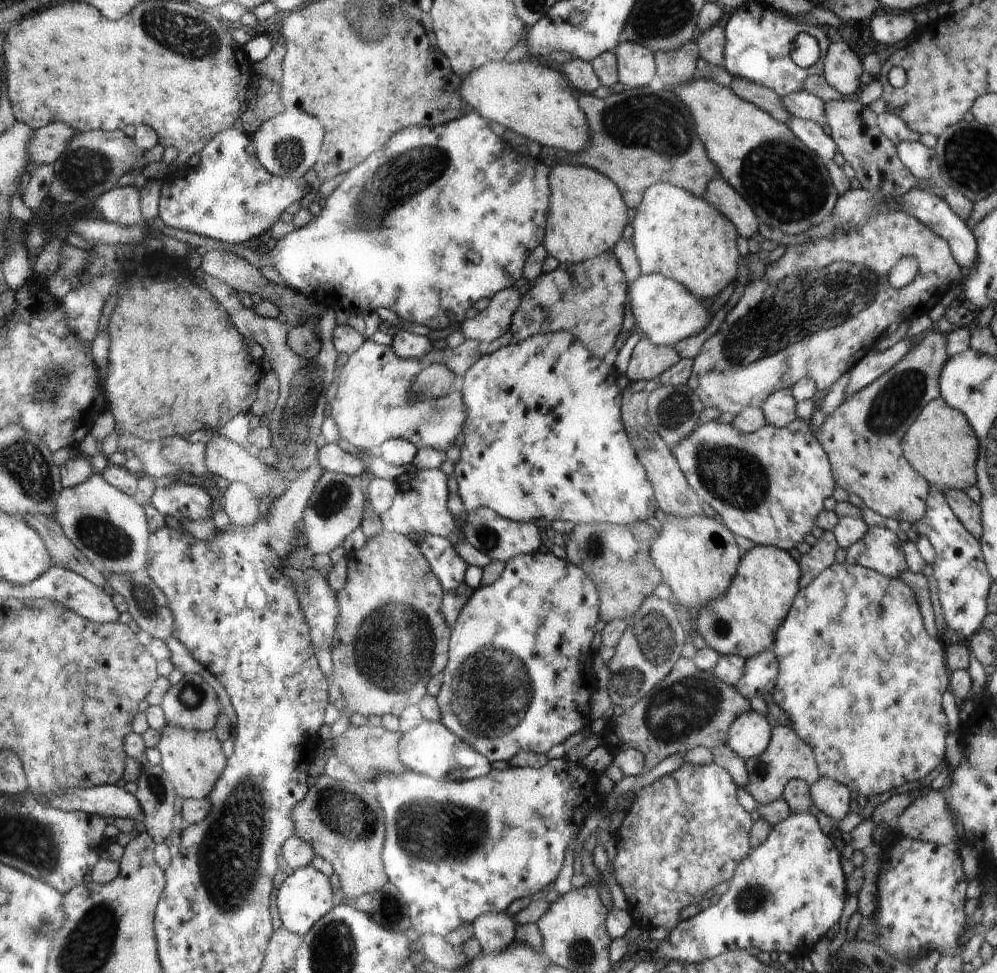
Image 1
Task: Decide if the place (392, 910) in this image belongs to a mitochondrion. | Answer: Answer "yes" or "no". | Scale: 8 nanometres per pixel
yes

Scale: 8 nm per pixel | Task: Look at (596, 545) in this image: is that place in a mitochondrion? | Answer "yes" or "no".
yes

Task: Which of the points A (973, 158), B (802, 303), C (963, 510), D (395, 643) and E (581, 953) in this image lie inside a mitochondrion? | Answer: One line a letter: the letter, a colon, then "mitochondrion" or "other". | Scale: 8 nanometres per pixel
A: mitochondrion
B: mitochondrion
C: other
D: mitochondrion
E: mitochondrion

